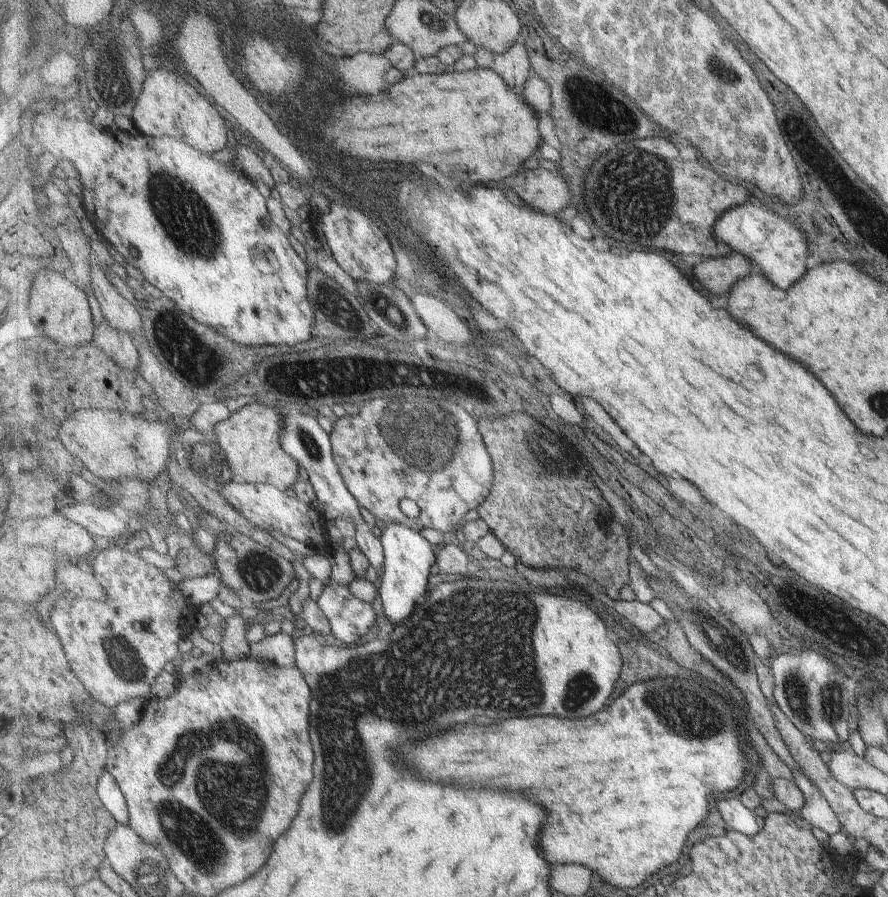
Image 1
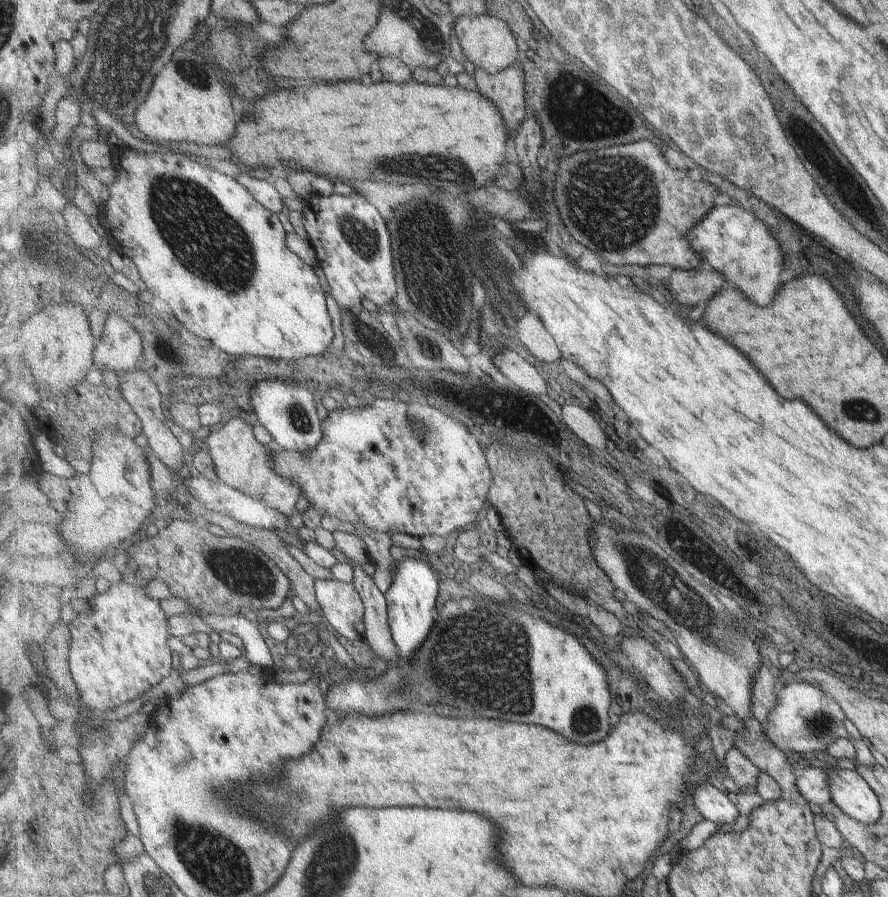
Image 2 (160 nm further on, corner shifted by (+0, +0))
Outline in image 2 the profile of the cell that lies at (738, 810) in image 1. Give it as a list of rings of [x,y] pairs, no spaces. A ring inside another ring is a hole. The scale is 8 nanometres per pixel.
[[[709,781],[694,786],[693,791],[694,806],[707,821],[714,824],[730,824],[738,818],[736,806]]]

